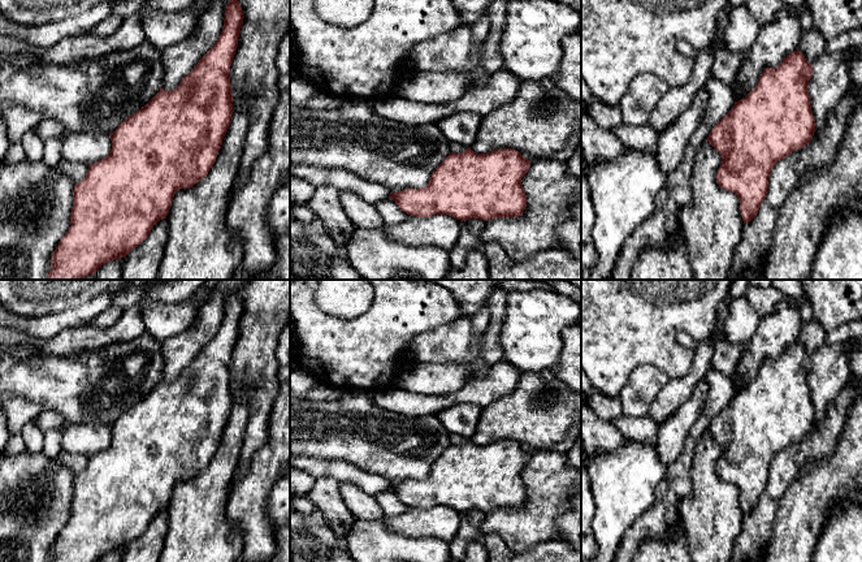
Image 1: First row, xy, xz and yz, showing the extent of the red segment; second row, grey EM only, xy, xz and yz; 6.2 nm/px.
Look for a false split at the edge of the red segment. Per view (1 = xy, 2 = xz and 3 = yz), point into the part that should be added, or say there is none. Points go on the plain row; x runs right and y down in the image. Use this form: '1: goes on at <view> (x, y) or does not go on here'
1: does not go on here
2: does not go on here
3: does not go on here

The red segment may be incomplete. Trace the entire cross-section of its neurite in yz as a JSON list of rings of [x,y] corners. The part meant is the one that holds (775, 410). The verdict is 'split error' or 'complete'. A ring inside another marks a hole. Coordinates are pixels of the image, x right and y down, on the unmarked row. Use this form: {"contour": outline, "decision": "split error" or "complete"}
{"contour": [[[797,341],[789,345],[777,359],[766,359],[757,377],[712,419],[706,433],[720,446],[716,464],[718,476],[735,484],[740,490],[744,515],[751,513],[759,502],[768,481],[774,457],[796,441],[803,440],[815,424],[807,376],[813,356]]], "decision": "complete"}

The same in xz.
{"contour": [[[469,438],[462,445],[451,444],[436,459],[425,479],[390,484],[390,489],[403,503],[416,509],[449,506],[460,513],[519,509],[527,498],[521,470],[530,454],[516,441],[501,440],[488,445],[476,445]]], "decision": "complete"}

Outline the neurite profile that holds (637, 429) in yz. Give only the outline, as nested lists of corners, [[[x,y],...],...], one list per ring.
[[[621,415],[612,420],[612,424],[627,441],[655,445],[658,438],[658,424],[647,415],[645,418],[631,418]]]

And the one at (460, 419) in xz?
[[[456,403],[441,410],[437,416],[450,432],[469,440],[480,419],[481,407],[475,403]]]

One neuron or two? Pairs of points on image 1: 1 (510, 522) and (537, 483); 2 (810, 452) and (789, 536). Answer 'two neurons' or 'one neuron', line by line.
1: one neuron
2: two neurons

